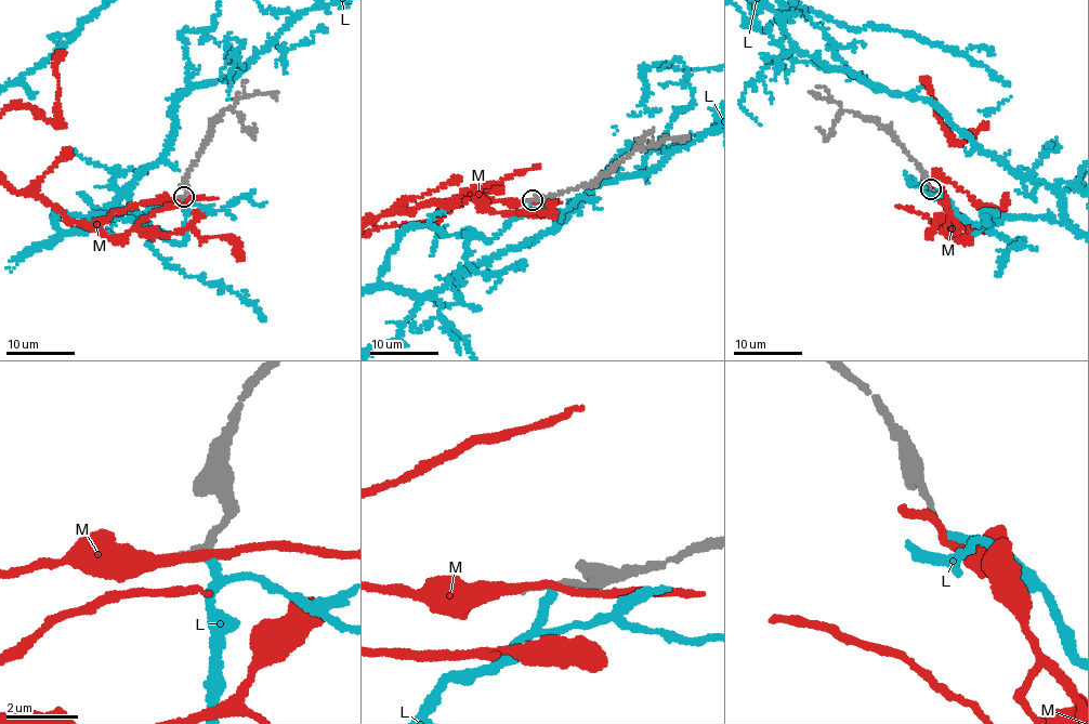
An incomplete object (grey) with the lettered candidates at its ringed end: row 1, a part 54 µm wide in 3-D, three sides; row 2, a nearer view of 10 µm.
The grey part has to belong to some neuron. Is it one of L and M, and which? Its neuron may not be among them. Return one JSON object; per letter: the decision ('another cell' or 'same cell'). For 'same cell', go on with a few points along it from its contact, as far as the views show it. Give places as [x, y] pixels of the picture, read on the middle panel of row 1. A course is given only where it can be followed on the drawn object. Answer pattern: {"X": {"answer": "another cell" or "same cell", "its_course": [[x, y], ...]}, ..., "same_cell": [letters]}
{"L": {"answer": "same cell"}, "M": {"answer": "another cell"}, "same_cell": ["L"]}

